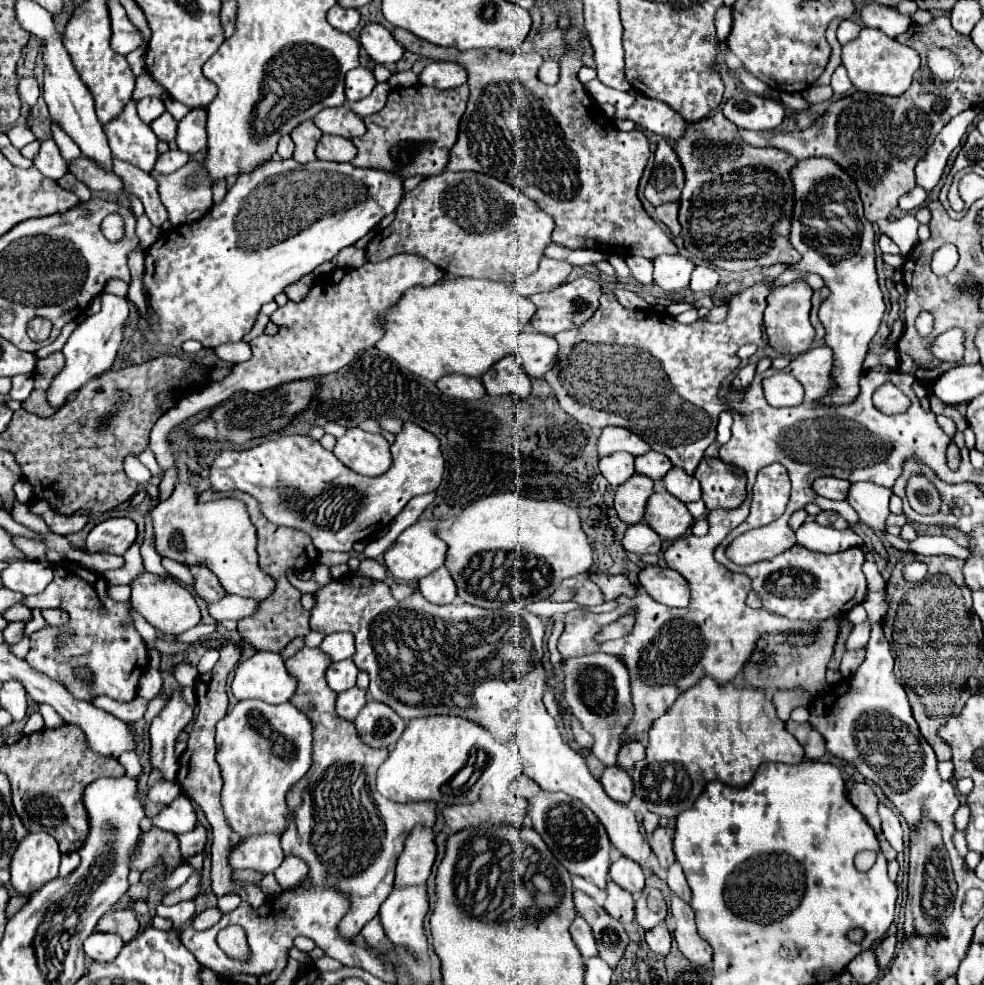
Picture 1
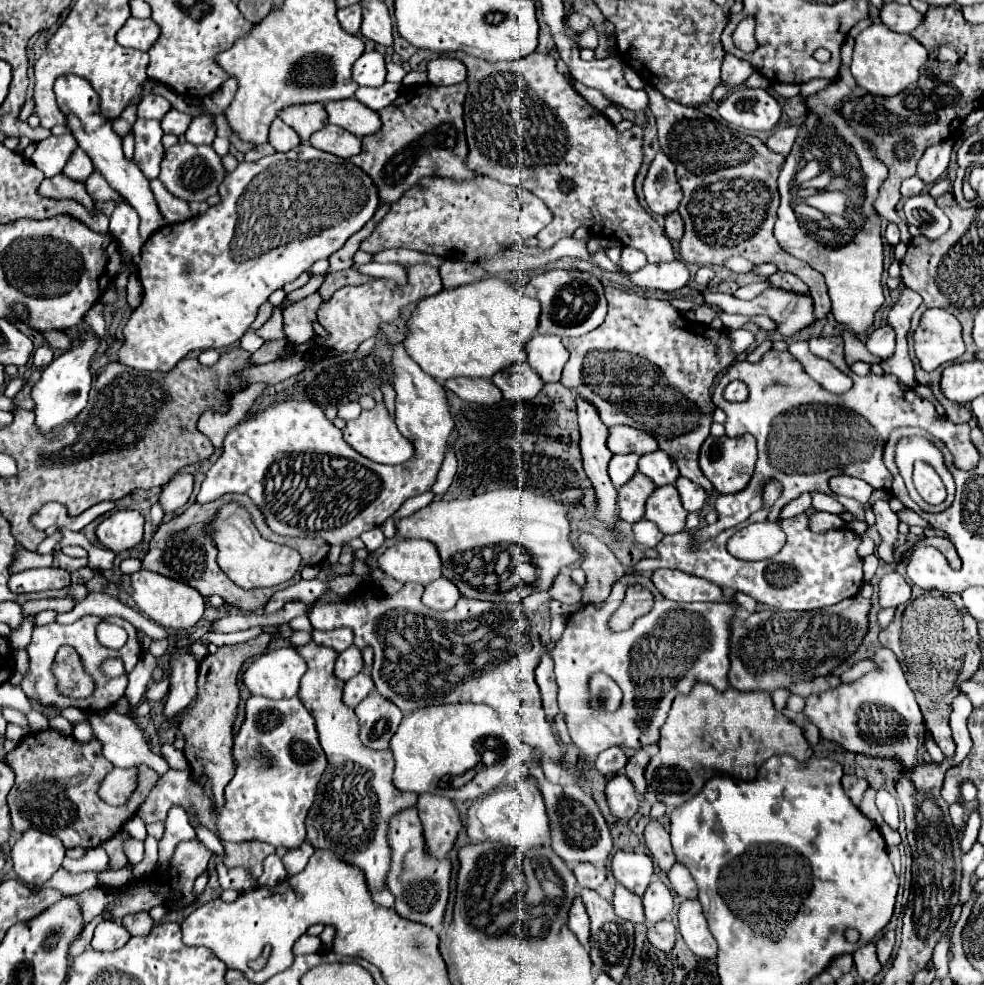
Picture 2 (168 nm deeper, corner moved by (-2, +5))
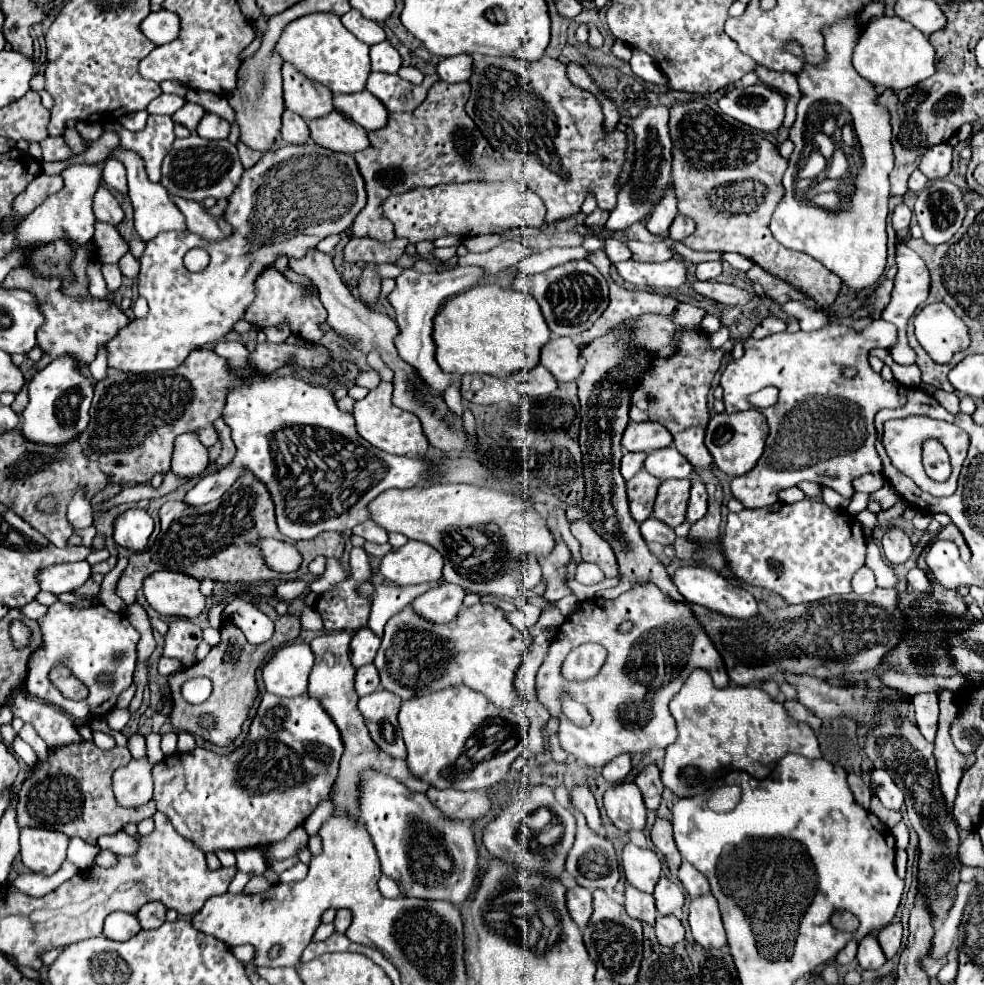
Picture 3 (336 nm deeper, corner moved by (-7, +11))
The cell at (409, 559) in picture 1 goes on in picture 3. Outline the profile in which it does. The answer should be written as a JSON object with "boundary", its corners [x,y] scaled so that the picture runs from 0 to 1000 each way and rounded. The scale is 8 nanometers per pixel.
{"boundary":[[[414,549],[410,555],[395,559],[387,568],[387,582],[397,592],[410,594],[426,594],[448,588],[450,565],[428,549]]]}

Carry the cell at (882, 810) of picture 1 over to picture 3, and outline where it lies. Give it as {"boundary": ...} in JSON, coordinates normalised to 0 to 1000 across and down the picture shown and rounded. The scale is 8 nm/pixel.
{"boundary":[[[897,781],[885,783],[885,801],[901,821],[918,819],[918,803],[910,797],[910,793],[905,791],[905,787],[901,783],[897,783]]]}

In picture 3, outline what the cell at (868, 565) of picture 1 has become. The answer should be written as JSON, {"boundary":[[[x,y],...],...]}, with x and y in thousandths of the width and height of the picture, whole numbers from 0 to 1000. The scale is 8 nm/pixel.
{"boundary":[[[879,517],[879,519],[875,519],[875,521],[871,523],[871,527],[873,527],[873,531],[877,533],[879,543],[885,543],[885,541],[887,541],[887,537],[889,537],[889,531],[891,531],[891,523],[889,523],[889,521],[885,521],[883,517]]]}

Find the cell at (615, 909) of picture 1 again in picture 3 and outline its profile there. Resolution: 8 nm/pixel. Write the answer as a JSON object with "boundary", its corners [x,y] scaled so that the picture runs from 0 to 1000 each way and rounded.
{"boundary":[[[637,898],[635,903],[635,923],[637,923],[637,929],[643,931],[643,933],[649,933],[649,935],[655,935],[660,939],[666,939],[666,933],[668,933],[668,923],[666,923],[666,915],[664,915],[664,909],[658,909],[658,907],[651,907],[649,903]]]}

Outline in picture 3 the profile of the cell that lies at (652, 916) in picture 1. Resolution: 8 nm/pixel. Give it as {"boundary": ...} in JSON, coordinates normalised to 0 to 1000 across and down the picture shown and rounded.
{"boundary":[[[672,890],[668,901],[666,901],[666,917],[668,917],[668,925],[672,929],[682,929],[684,925],[692,923],[696,917],[696,909],[692,905],[690,898],[686,898],[684,894],[680,894],[678,890]]]}

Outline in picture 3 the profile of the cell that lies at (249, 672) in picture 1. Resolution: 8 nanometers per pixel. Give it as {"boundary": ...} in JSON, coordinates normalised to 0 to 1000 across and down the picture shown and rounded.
{"boundary":[[[296,653],[286,657],[267,677],[267,691],[273,704],[284,708],[302,708],[312,704],[312,687],[318,677],[316,657]]]}

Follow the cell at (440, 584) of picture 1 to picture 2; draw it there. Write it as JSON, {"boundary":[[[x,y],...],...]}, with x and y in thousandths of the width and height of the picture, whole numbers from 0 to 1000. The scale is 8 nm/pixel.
{"boundary":[[[447,586],[445,590],[439,590],[437,594],[433,594],[431,604],[429,604],[429,612],[433,616],[445,618],[445,620],[459,618],[465,608],[467,608],[465,596],[459,590],[455,590],[453,586]]]}

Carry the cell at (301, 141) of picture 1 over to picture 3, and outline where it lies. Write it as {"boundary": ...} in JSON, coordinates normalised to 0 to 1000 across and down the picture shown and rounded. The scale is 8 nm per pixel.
{"boundary":[[[290,62],[286,66],[286,76],[292,111],[304,115],[312,123],[334,117],[338,113],[338,94],[332,88],[320,84],[318,80],[312,80],[306,72],[300,72],[300,68],[296,68],[296,64]]]}

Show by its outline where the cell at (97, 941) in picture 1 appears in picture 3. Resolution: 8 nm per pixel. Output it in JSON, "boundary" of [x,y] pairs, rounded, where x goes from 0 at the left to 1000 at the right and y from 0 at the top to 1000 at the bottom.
{"boundary":[[[113,927],[107,933],[107,941],[105,941],[105,949],[115,955],[131,955],[141,945],[143,945],[143,939],[139,931],[129,927]]]}

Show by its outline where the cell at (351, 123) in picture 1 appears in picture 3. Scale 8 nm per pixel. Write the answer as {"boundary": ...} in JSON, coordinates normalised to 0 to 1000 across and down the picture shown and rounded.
{"boundary":[[[373,90],[367,94],[355,94],[355,96],[338,96],[338,107],[345,115],[359,121],[373,133],[387,131],[393,127],[395,113],[389,109],[389,105],[377,96]]]}

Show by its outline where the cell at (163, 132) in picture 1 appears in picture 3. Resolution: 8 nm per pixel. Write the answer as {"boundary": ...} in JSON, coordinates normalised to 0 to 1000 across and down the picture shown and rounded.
{"boundary":[[[188,105],[188,107],[176,117],[176,123],[182,125],[182,127],[188,127],[194,135],[198,135],[198,131],[200,131],[202,123],[206,121],[206,117],[208,117],[208,111],[206,111],[204,107],[200,107],[200,105]]]}

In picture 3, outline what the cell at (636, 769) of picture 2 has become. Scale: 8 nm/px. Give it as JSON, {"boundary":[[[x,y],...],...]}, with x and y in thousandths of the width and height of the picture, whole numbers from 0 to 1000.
{"boundary":[[[658,777],[645,789],[645,797],[651,801],[651,807],[655,811],[655,819],[660,823],[668,823],[670,821],[670,815],[672,815],[672,803],[674,803],[670,779],[668,777]]]}

